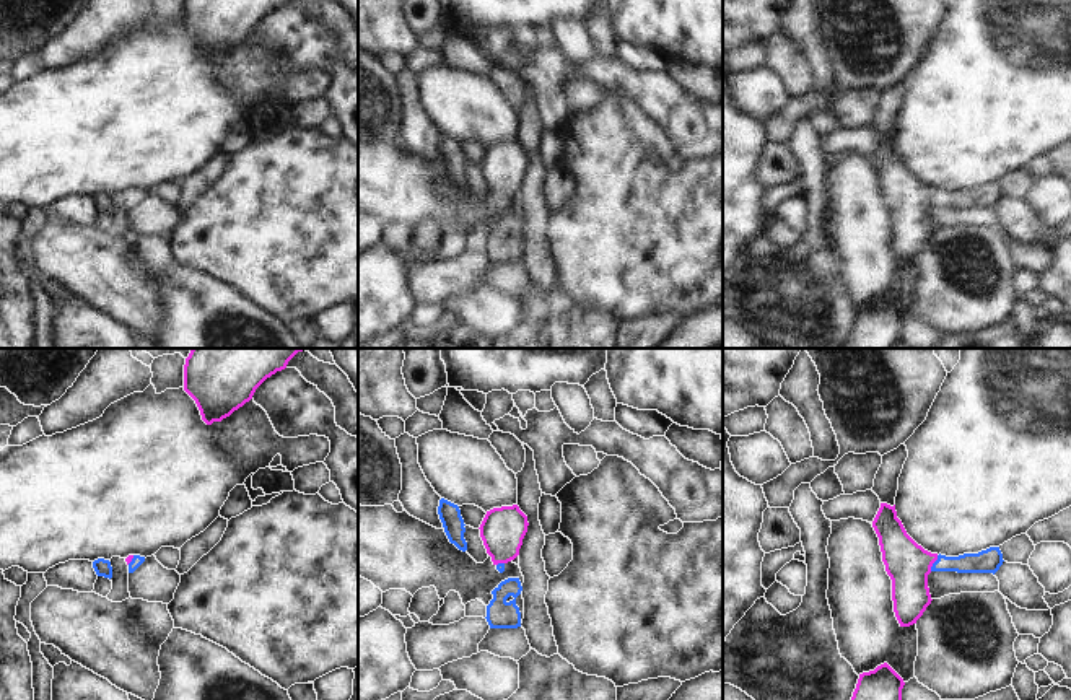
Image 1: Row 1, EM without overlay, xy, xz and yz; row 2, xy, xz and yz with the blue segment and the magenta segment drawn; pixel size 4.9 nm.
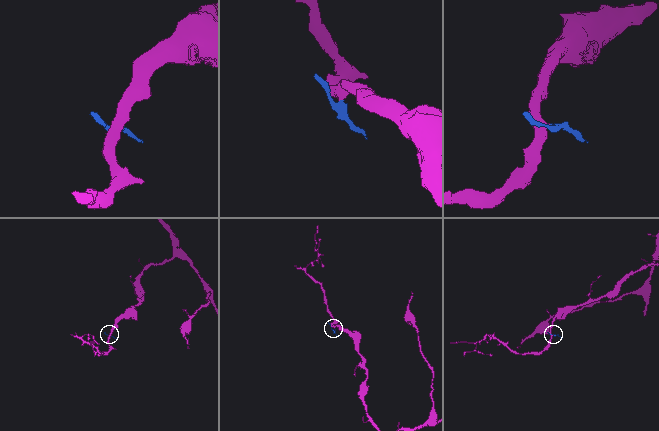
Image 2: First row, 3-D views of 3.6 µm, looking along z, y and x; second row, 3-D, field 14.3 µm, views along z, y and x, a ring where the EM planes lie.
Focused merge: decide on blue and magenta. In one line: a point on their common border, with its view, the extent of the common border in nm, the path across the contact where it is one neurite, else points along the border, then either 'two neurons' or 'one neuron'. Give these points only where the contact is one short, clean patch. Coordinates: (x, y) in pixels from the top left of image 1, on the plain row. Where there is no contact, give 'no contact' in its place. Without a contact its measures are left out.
contact yz (933, 199); length 90 nm; way yz (983, 197), (933, 199), (907, 199); one neuron

